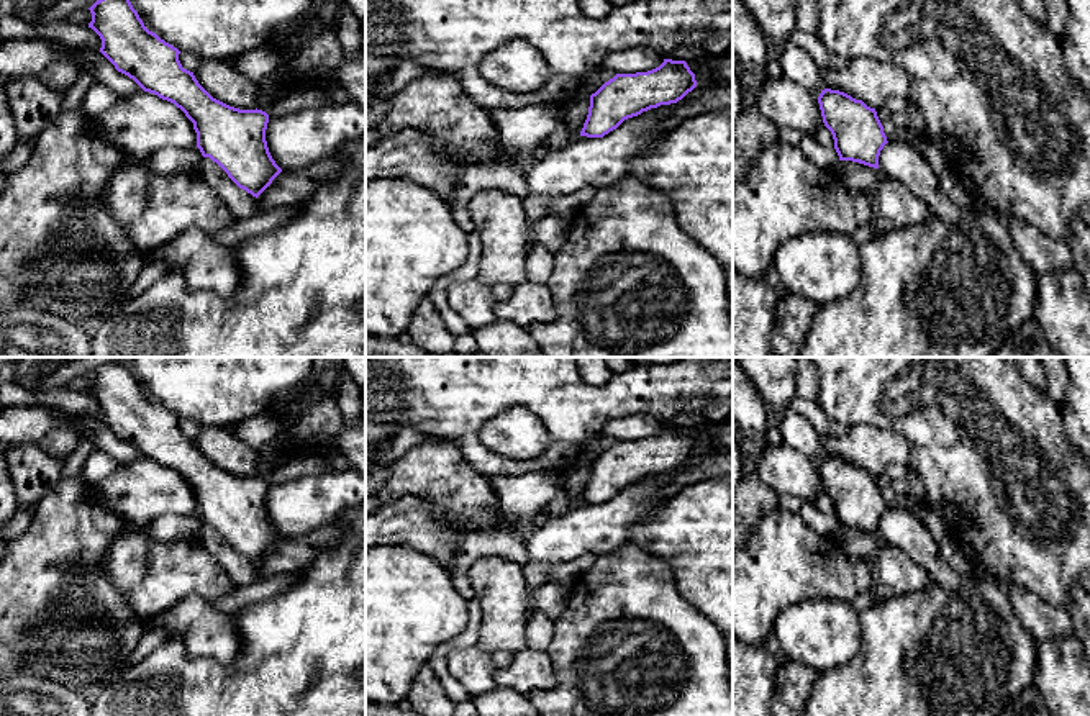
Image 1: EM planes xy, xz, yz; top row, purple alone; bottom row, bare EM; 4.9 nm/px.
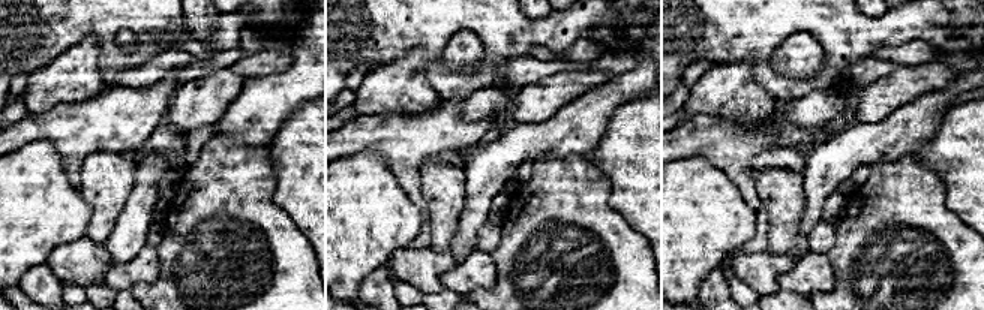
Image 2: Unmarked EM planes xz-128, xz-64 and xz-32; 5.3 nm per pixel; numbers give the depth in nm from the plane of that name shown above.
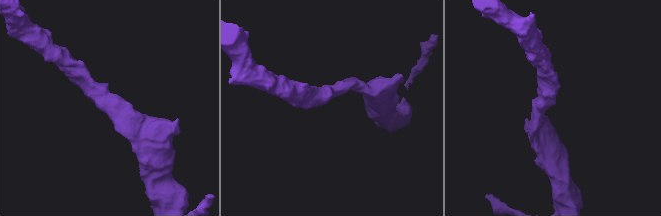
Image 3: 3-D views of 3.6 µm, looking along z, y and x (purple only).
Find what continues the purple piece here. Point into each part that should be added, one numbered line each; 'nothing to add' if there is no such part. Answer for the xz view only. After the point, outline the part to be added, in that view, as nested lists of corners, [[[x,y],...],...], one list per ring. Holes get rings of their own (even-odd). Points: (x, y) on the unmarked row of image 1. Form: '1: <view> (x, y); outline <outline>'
nothing to add

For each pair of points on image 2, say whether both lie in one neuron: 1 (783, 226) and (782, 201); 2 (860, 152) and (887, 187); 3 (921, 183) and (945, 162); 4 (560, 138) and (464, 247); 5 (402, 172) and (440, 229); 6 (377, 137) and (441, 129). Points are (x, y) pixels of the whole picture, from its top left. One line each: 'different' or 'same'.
1: same
2: different
3: different
4: same
5: different
6: same

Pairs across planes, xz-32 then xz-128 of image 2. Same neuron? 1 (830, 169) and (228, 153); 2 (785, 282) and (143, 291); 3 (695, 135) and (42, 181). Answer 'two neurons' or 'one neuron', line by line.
1: two neurons
2: two neurons
3: two neurons

